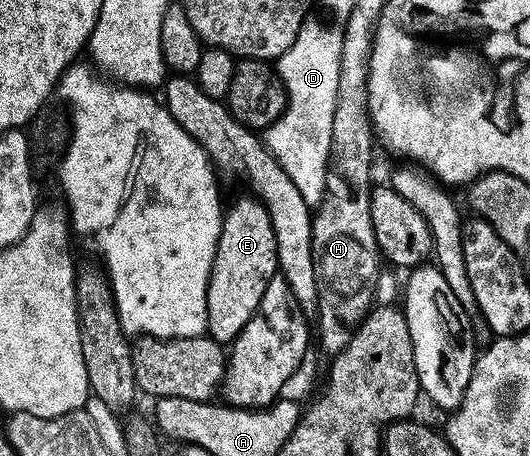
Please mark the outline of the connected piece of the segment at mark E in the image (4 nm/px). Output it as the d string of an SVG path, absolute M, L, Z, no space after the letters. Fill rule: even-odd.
M248 197L249 199L241 199L233 208L228 208L227 214L223 219L221 229L221 240L219 241L219 249L217 250L217 259L213 263L213 276L209 279L209 330L208 338L222 345L232 345L237 342L238 337L243 333L243 329L247 329L247 325L253 322L257 315L257 310L261 307L263 301L263 293L267 293L267 285L271 285L273 279L278 278L279 264L277 261L277 238L275 237L275 229L271 225L271 217L269 210L261 204L256 198Z

